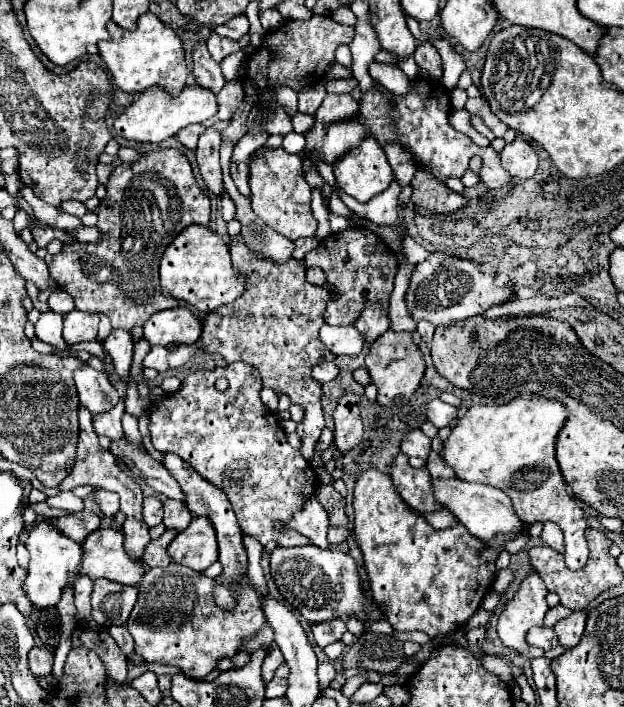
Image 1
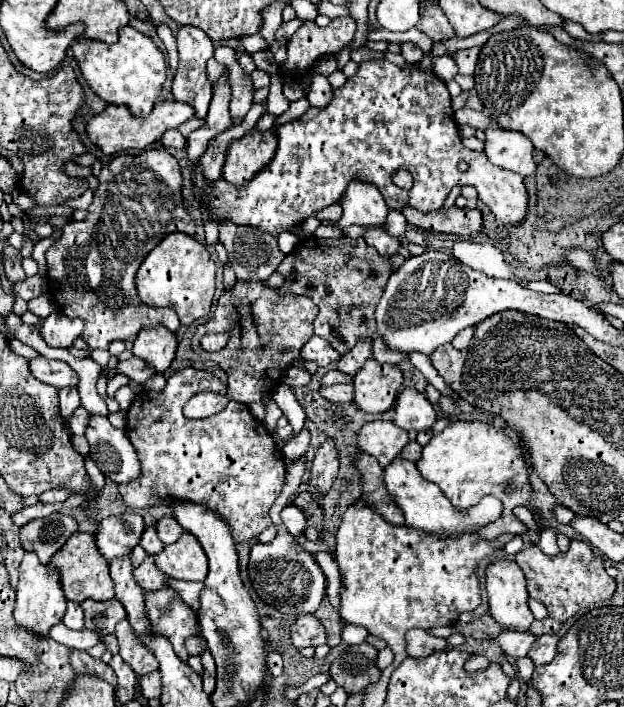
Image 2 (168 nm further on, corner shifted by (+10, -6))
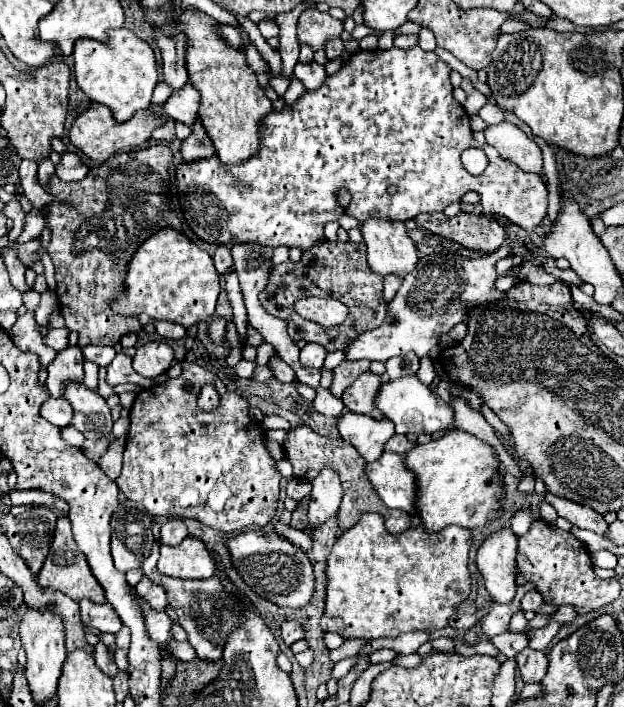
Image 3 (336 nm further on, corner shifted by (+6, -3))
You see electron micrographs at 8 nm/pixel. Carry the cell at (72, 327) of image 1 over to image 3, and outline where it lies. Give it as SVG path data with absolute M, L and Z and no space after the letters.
M62 327L62 329L50 329L46 335L44 335L44 343L54 349L54 351L60 351L62 347L68 347L68 329Z

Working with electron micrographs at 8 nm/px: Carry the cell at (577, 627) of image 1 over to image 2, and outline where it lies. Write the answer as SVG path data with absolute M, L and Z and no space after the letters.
M542 634L538 636L538 640L534 642L532 650L530 650L530 658L534 660L534 664L548 664L554 660L554 656L558 654L558 636L554 634Z

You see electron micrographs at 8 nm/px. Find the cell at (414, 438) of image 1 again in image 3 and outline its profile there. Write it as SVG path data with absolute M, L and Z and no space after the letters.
M346 411L338 417L338 433L366 461L374 461L384 453L384 443L394 435L394 425L388 419L370 419L366 415Z

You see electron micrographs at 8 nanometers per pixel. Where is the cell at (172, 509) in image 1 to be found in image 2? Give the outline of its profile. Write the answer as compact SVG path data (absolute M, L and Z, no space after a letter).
M162 516L156 524L156 530L158 530L158 538L164 542L164 544L172 544L180 538L180 534L184 532L178 522L172 518L172 516Z

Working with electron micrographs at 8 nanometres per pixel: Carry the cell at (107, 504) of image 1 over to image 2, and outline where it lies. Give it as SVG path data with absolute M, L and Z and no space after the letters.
M124 512L118 518L102 518L96 530L98 550L108 558L120 558L128 554L140 540L144 520L138 512Z

